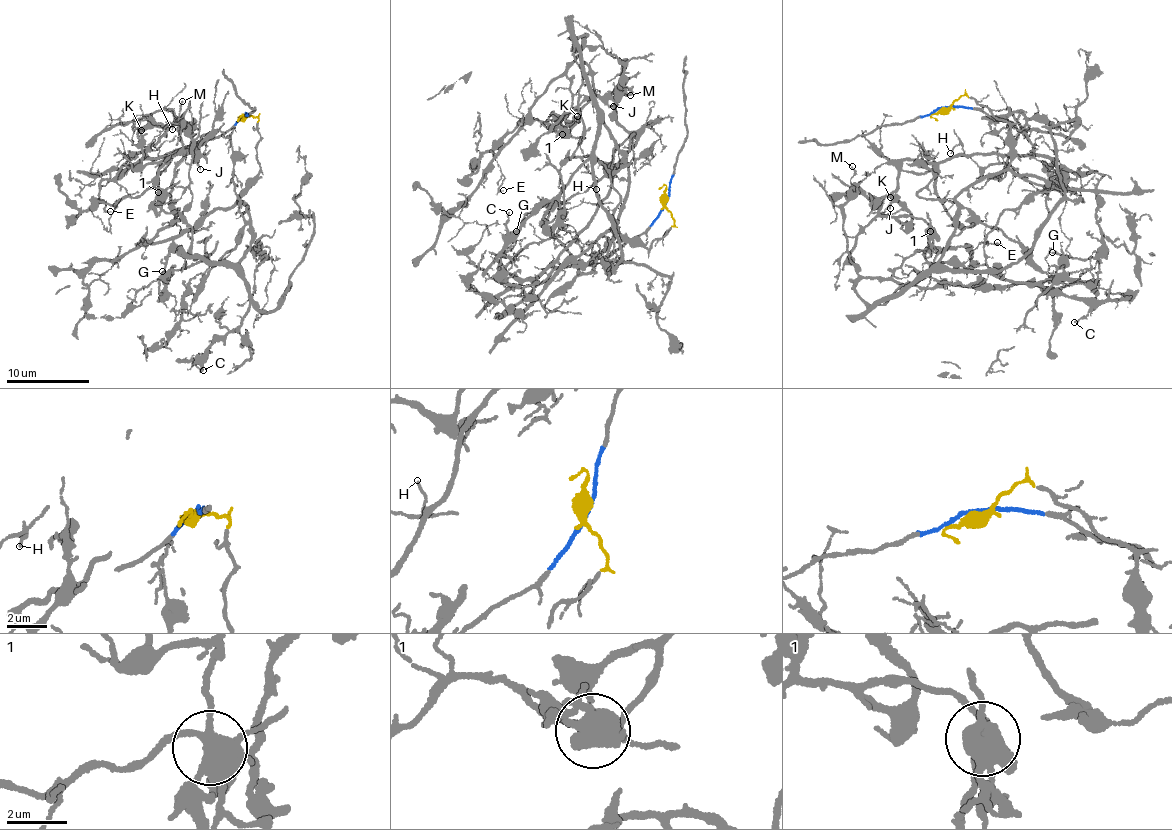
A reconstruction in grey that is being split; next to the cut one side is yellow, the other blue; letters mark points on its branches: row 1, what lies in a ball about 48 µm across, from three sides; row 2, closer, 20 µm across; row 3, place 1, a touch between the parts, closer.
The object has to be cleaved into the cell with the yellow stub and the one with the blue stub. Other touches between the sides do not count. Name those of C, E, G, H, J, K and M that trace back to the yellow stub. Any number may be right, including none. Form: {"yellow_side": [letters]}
{"yellow_side": ["C", "E", "G"]}

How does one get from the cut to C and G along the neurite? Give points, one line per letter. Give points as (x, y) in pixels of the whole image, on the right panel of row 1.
C: (945, 107), (971, 97), (1009, 124), (1013, 150), (955, 197), (938, 262), (1080, 297), (1090, 311), (1074, 321)
G: (945, 107), (967, 95), (1009, 124), (1011, 168), (1017, 175), (1097, 196), (1102, 248), (1078, 260), (1052, 252)

